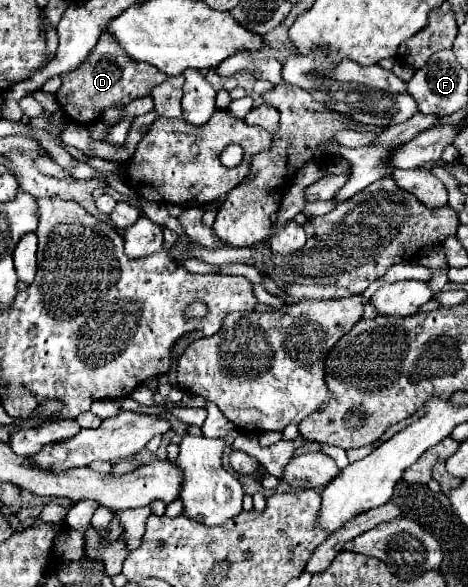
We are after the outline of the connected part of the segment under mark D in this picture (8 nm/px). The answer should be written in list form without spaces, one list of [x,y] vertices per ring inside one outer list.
[[[104,32],[98,40],[98,44],[92,48],[88,58],[72,72],[64,74],[62,86],[56,92],[56,100],[62,108],[62,112],[76,124],[92,124],[100,120],[102,110],[108,106],[124,106],[136,98],[148,96],[154,86],[162,84],[168,76],[156,66],[148,66],[148,62],[132,62],[124,50],[120,50],[120,44],[112,34]]]

